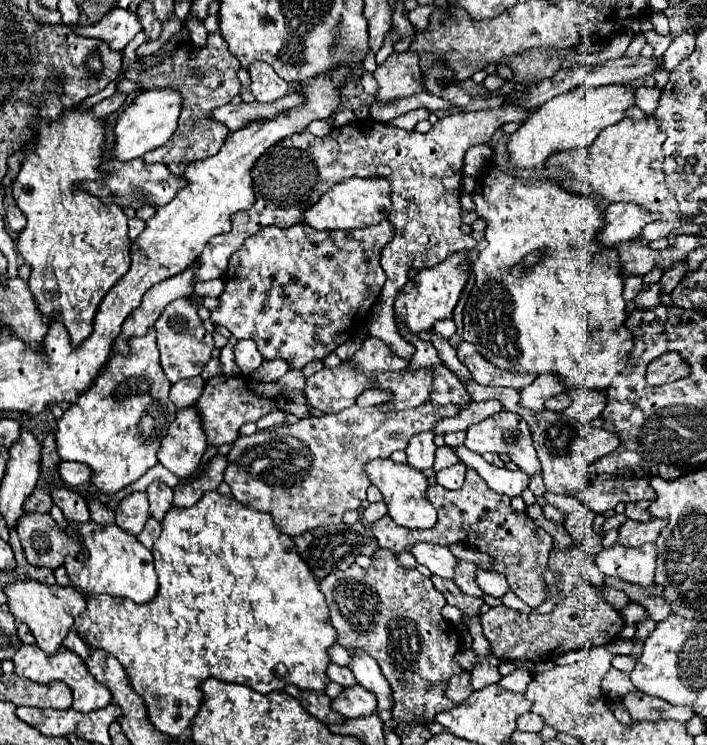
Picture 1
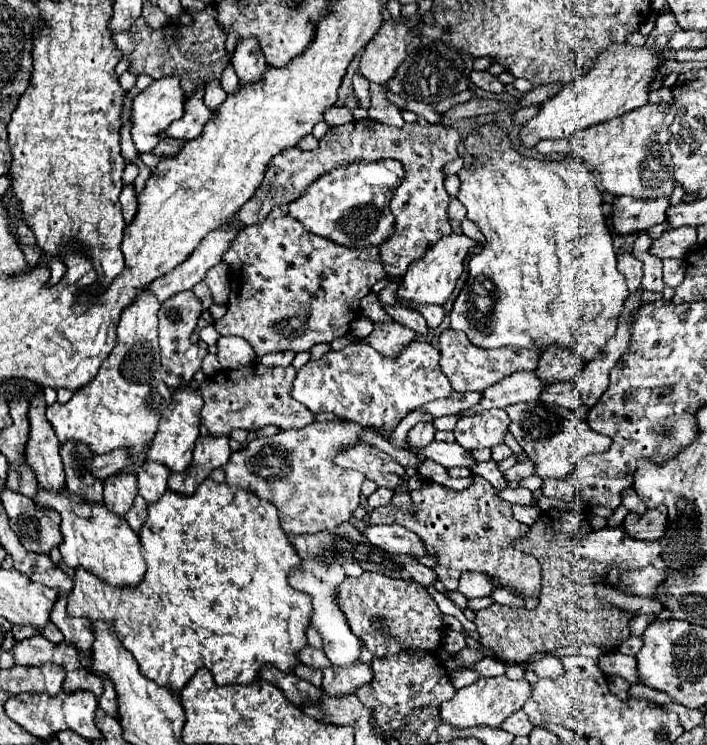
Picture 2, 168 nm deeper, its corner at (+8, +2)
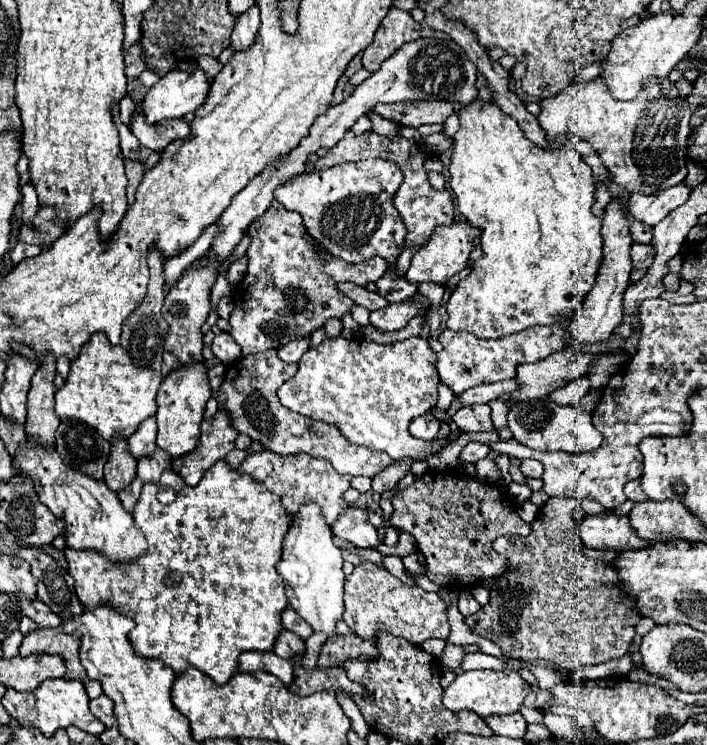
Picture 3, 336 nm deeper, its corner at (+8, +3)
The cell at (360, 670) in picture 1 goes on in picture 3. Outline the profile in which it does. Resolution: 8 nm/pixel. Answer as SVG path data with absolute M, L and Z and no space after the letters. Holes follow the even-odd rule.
M311 500L303 504L297 512L297 518L291 520L291 526L283 540L283 558L277 564L277 572L285 580L285 594L293 610L309 622L313 630L323 632L327 638L337 634L335 622L343 616L343 558L341 550L333 544L333 534L321 516L321 508Z

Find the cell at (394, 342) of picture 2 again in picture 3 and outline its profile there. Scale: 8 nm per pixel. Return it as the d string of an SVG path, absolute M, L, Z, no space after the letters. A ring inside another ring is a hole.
M417 292L417 296L413 296L413 300L405 300L405 302L397 302L397 304L393 302L387 308L371 312L371 324L381 332L401 330L407 326L407 322L411 318L421 316L421 312L429 310L429 306L431 306L429 298L425 298Z

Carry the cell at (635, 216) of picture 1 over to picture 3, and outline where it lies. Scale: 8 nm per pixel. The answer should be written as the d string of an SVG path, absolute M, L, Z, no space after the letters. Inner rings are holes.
M679 182L677 186L671 186L671 188L655 192L655 194L633 194L627 202L627 208L635 220L655 226L671 210L685 204L685 200L689 198L689 192L691 192L691 188L685 182Z

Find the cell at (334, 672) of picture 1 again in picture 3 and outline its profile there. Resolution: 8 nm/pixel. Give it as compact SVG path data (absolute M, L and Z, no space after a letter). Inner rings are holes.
M281 630L277 640L275 640L275 646L273 646L273 652L285 660L289 660L291 654L303 654L305 652L305 642L293 634L293 632L287 632L287 630Z

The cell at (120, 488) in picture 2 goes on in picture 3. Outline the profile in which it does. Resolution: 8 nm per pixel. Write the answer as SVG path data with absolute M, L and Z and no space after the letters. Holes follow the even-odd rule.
M113 440L111 452L105 464L105 482L111 490L119 492L135 478L137 460L129 456L129 448L125 448L125 440Z

